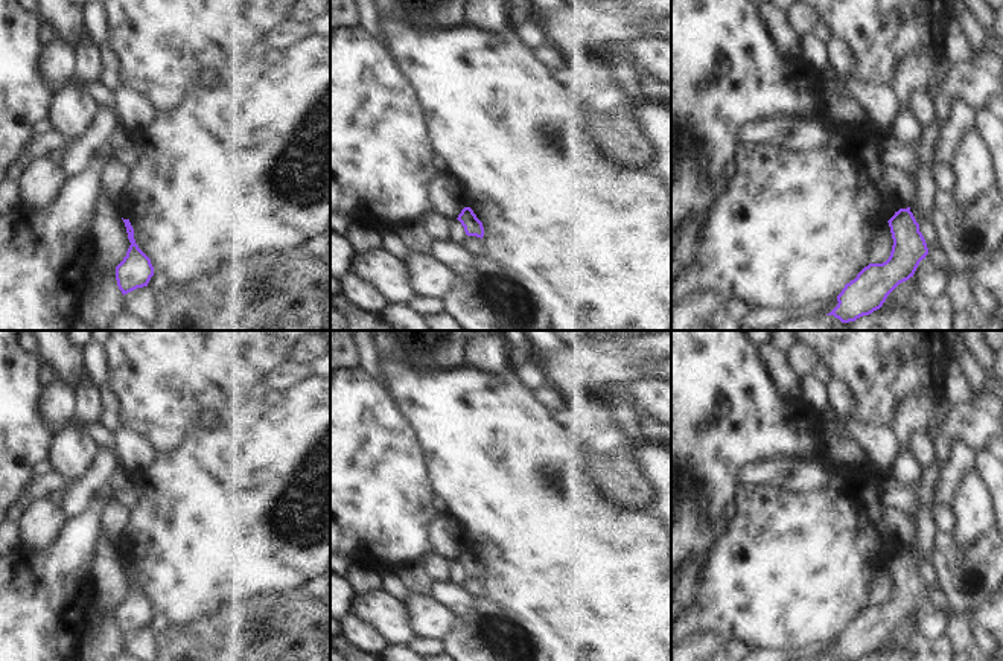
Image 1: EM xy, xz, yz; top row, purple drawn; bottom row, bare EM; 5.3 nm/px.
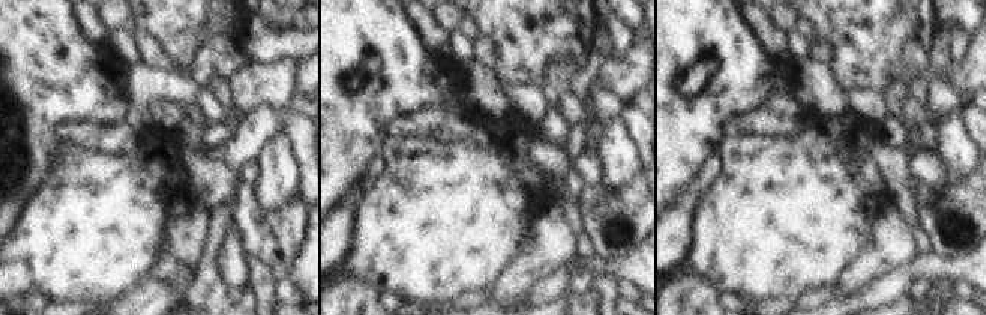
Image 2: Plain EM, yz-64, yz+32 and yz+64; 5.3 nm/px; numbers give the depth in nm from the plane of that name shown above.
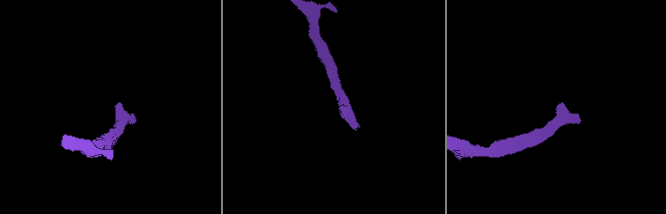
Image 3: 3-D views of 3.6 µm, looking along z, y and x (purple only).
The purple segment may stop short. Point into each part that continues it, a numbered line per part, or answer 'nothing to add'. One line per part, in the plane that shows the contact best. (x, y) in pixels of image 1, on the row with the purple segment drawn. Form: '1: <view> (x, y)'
nothing to add

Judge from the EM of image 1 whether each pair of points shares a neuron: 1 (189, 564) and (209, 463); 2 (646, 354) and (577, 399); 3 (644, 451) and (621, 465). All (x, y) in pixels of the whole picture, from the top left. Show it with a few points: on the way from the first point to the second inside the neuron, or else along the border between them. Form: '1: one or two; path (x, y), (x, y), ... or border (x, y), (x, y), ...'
1: one; path (206, 539), (206, 488)
2: one; path (629, 360), (612, 363), (592, 383)
3: two; border (614, 434), (633, 445), (633, 454), (655, 486)

